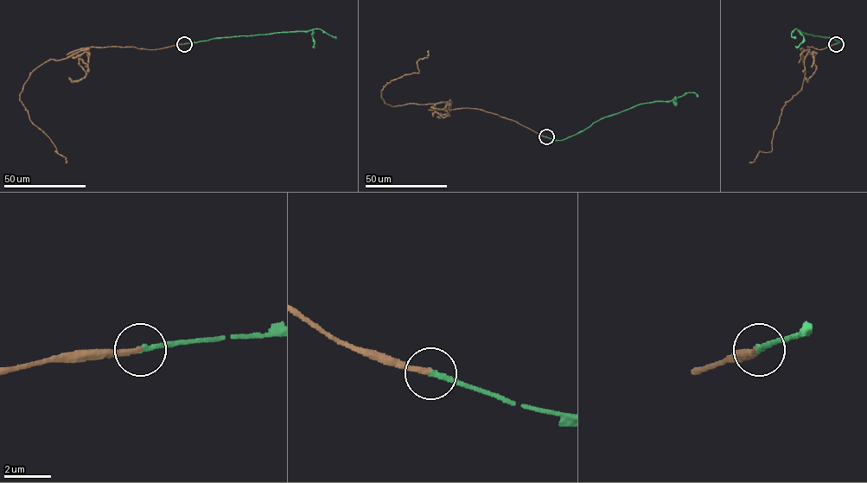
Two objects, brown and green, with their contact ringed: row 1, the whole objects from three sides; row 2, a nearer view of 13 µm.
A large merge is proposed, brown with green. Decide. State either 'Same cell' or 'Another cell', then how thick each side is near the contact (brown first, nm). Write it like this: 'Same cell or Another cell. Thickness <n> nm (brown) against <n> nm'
Same cell. Thickness 240 nm (brown) against 220 nm

